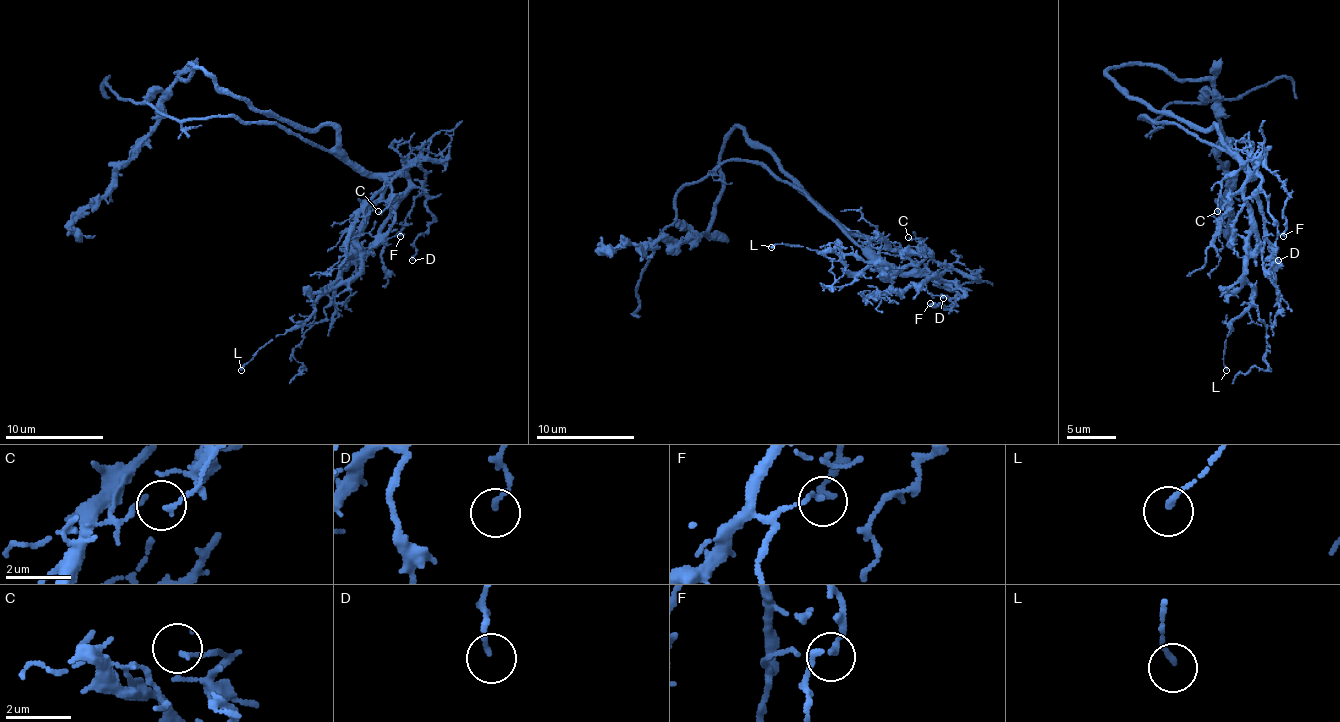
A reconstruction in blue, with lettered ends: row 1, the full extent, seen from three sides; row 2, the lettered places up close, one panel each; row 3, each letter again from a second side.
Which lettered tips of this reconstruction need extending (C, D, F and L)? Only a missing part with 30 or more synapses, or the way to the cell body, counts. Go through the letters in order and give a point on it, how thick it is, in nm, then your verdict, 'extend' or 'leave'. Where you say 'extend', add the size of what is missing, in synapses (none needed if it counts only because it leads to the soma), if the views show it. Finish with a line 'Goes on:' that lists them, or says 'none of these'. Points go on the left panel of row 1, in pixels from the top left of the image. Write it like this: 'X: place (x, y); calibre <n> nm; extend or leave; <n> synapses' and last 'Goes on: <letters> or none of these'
C: place (378, 211); calibre 130 nm; leave
D: place (412, 260); calibre 120 nm; leave
F: place (400, 236); calibre 200 nm; leave
L: place (241, 370); calibre 160 nm; leave
Goes on: none of these

